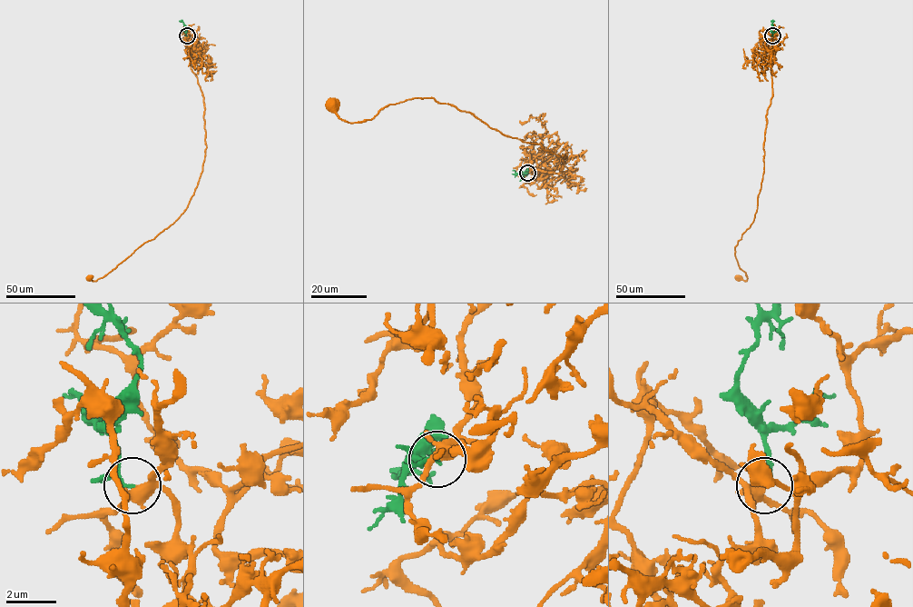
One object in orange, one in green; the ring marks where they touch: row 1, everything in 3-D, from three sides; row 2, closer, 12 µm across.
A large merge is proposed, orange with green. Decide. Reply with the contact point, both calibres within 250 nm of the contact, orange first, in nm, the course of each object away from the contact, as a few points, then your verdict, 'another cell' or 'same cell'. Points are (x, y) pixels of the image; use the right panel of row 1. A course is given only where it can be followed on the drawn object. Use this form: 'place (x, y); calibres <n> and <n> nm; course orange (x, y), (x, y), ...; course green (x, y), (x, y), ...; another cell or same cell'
place (772, 35); calibres 320 and 120 nm; course orange (772, 35), (764, 48), (774, 62), (764, 171), (754, 221), (734, 247), (747, 279), (738, 277); course green (772, 35), (770, 21); same cell

